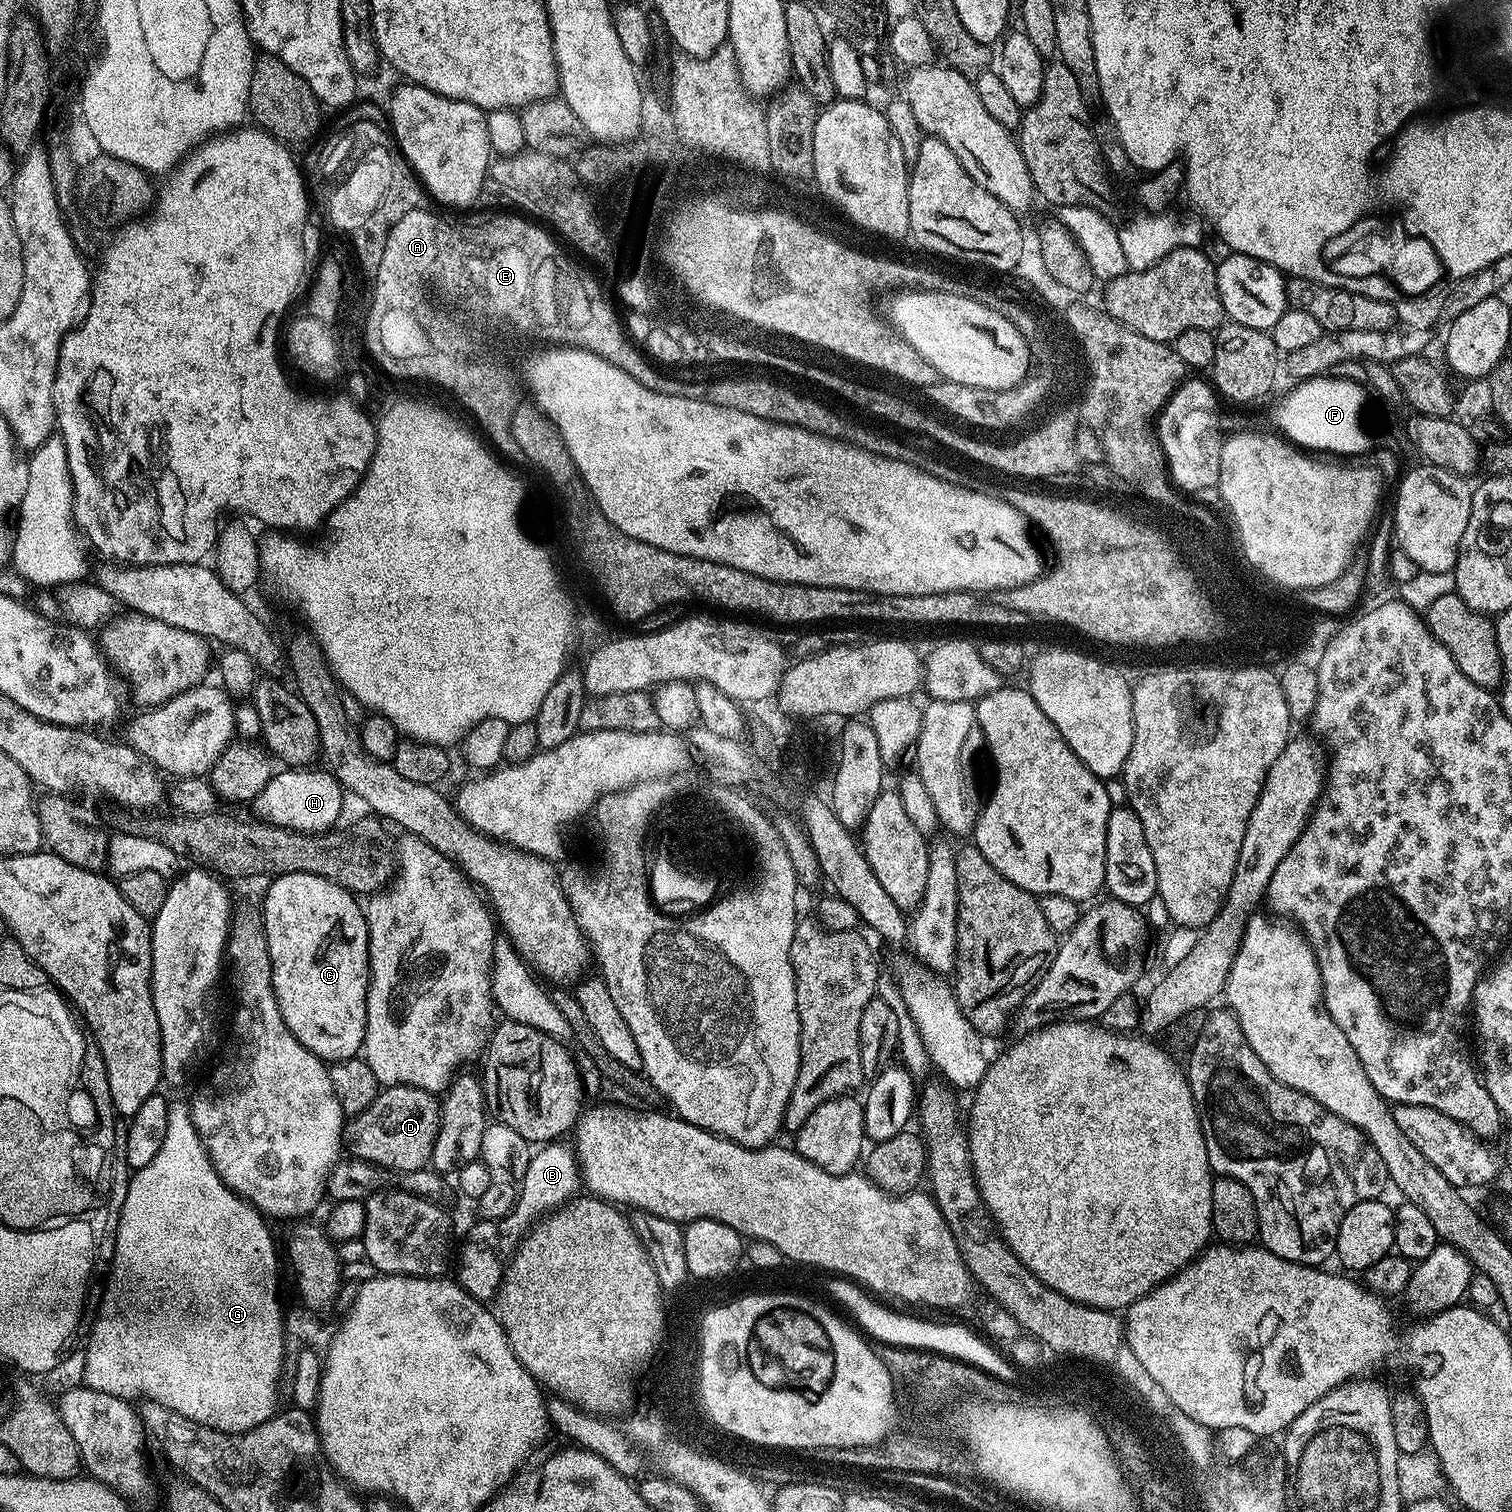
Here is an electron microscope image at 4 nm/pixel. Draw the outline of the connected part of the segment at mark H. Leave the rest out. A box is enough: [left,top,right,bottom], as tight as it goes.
[258,767,346,833]

